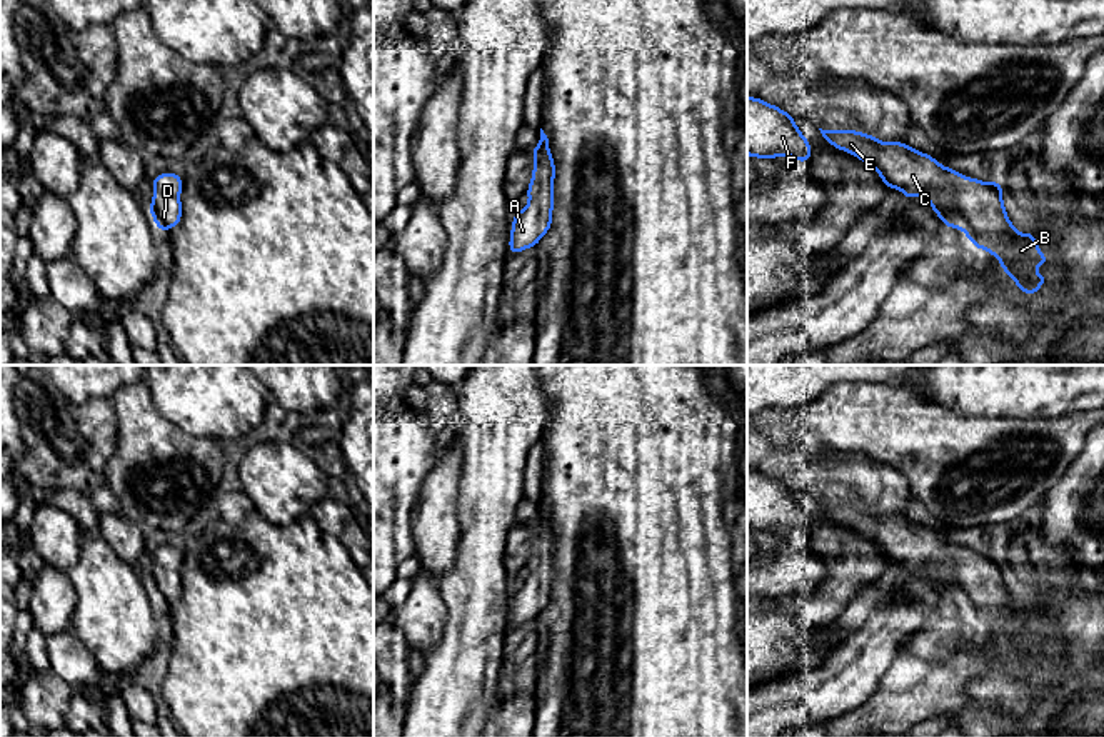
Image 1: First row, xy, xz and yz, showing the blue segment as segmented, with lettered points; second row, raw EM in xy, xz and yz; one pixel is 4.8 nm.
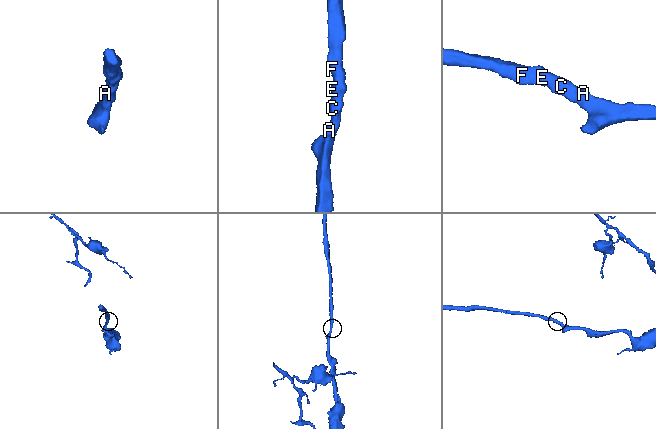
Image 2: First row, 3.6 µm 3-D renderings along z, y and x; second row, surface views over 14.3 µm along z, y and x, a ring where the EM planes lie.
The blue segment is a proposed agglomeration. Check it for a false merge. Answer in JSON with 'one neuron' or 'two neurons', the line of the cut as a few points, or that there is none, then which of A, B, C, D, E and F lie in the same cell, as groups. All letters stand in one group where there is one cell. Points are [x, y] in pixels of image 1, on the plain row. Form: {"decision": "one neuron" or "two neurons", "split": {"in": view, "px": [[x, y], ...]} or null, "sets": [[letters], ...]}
{"decision": "one neuron", "split": null, "sets": [["A", "B", "C", "D", "E", "F"]]}

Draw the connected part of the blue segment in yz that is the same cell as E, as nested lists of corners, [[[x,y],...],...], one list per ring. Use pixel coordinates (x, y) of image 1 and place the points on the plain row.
[[[822,504],[822,510],[832,520],[847,525],[866,539],[879,545],[887,562],[897,562],[907,572],[926,570],[936,589],[947,602],[961,602],[976,622],[982,622],[994,629],[1002,645],[1014,652],[1019,665],[1037,669],[1047,650],[1034,645],[1034,639],[1046,639],[1049,630],[1039,624],[1034,605],[1019,607],[1006,587],[1002,575],[1004,562],[1001,555],[981,555],[972,550],[961,549],[952,540],[941,539],[934,530],[909,520],[904,515],[879,515],[876,509],[866,509],[857,504]]]

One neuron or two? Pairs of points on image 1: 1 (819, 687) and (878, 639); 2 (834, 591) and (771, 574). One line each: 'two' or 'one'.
1: one
2: one

